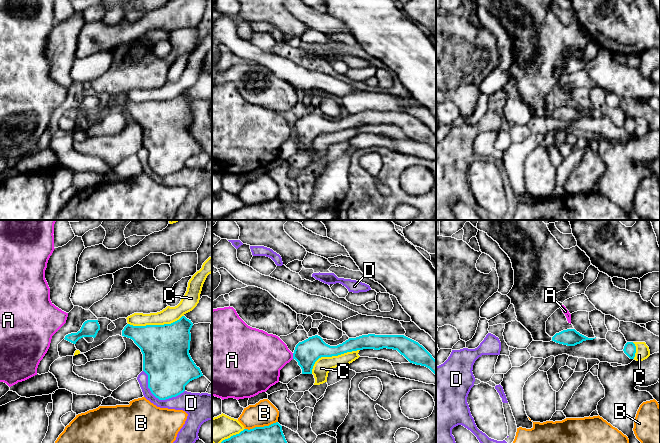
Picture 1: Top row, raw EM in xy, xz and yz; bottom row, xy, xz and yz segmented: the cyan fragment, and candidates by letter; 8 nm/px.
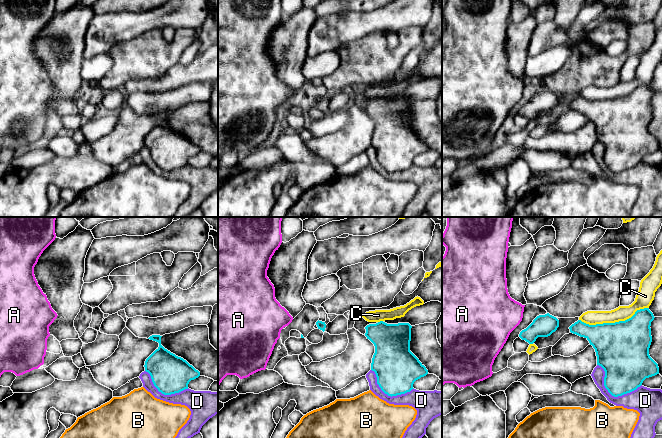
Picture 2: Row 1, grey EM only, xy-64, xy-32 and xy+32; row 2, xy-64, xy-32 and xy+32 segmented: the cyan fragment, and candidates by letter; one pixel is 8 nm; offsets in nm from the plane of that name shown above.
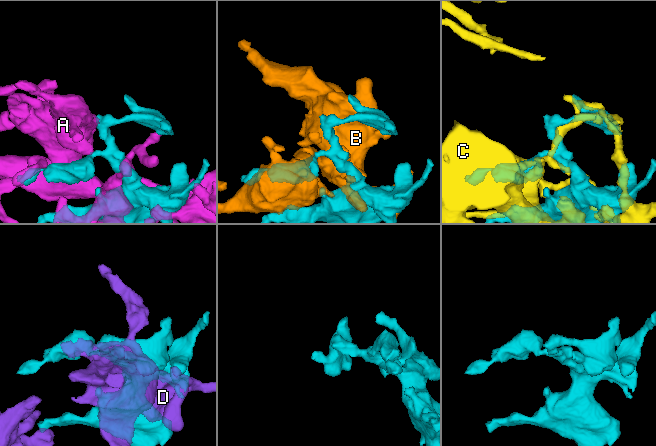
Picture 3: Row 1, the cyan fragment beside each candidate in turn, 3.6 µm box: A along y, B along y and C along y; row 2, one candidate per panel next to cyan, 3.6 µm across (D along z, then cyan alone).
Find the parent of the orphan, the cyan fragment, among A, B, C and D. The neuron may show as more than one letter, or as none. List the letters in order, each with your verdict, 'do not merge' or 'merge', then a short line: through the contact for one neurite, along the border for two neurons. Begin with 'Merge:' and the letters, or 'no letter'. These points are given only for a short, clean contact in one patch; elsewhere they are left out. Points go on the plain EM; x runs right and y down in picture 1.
Merge: no letter
A: do not merge
B: do not merge
C: do not merge
D: do not merge

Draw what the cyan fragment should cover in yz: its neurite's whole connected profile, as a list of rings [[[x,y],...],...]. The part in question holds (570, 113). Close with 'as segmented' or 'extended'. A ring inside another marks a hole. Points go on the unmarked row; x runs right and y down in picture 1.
[[[477,0],[477,5],[485,8],[489,13],[491,13],[494,17],[496,17],[499,20],[500,24],[510,34],[511,39],[512,39],[512,44],[514,46],[514,61],[513,61],[512,65],[510,66],[510,68],[507,70],[507,72],[511,75],[511,80],[514,81],[515,89],[517,92],[516,96],[518,98],[520,98],[531,109],[534,117],[543,117],[543,118],[554,117],[556,119],[567,121],[567,122],[575,122],[577,120],[582,119],[583,117],[595,115],[595,114],[588,114],[588,113],[580,110],[579,108],[577,108],[575,105],[563,106],[559,109],[556,109],[553,113],[550,113],[546,109],[546,97],[557,85],[561,84],[563,81],[563,79],[555,77],[554,72],[556,69],[558,69],[560,67],[565,67],[568,64],[568,62],[570,61],[570,59],[564,55],[565,50],[566,49],[568,49],[570,51],[575,51],[578,49],[584,50],[586,48],[586,46],[588,45],[588,43],[591,41],[590,34],[586,31],[586,29],[584,27],[582,27],[578,22],[572,23],[570,25],[564,25],[558,19],[556,14],[551,10],[551,8],[549,7],[549,5],[547,3],[547,0]]]; extended

